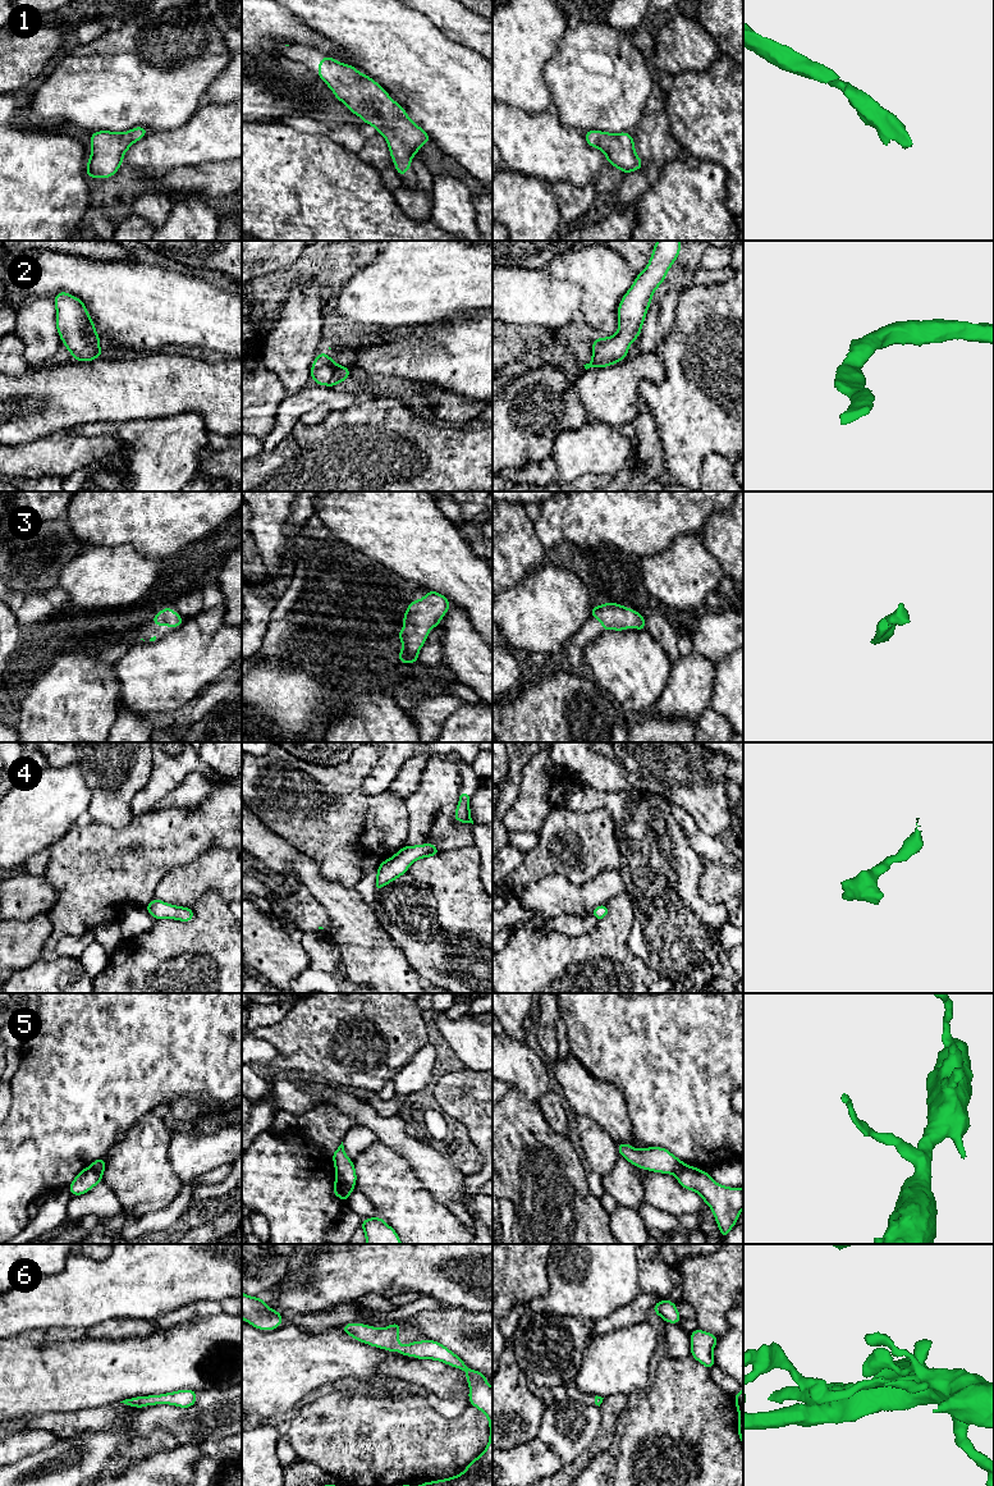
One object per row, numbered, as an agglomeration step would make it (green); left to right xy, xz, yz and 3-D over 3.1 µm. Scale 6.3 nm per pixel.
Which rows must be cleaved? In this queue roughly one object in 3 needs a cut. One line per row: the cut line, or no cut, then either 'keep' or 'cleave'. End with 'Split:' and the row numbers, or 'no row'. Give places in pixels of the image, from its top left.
1: no cut | keep
2: no cut | keep
3: no cut | keep
4: no cut | keep
5: xz (338, 1175), (352, 1189) | cleave
6: no cut | keep
Split: 5

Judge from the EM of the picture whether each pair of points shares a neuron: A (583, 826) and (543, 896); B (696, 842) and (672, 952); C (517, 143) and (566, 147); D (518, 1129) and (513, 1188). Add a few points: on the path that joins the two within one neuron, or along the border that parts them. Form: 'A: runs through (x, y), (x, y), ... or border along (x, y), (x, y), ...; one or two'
A: runs through (585, 847), (586, 870), (583, 873), (564, 874); one
B: border along (678, 824), (691, 847), (709, 859); two
C: runs through (528, 143), (540, 147), (554, 147); one
D: runs through (513, 1143), (513, 1174); one

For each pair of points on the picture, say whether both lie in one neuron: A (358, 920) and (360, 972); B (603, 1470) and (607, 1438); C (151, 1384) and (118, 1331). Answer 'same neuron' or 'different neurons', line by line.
A: same neuron
B: different neurons
C: different neurons

